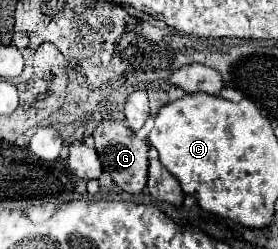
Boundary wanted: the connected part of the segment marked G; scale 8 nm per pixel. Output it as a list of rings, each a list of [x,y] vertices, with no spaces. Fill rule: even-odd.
[[[101,121],[93,131],[93,139],[95,139],[95,149],[103,163],[103,169],[111,175],[111,179],[123,191],[139,195],[147,185],[149,143],[137,139],[135,133],[129,127],[125,127],[125,123],[121,123],[121,121]]]

